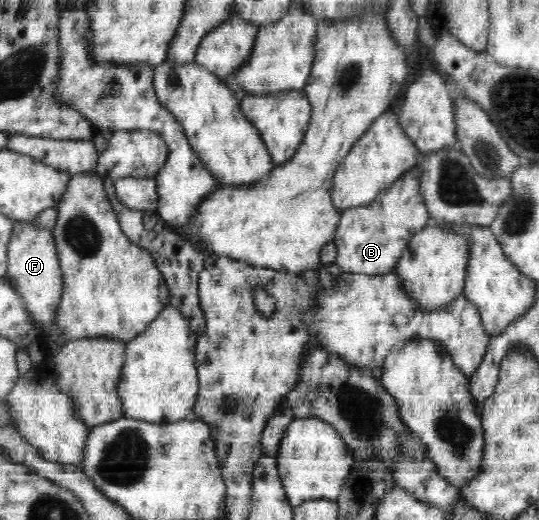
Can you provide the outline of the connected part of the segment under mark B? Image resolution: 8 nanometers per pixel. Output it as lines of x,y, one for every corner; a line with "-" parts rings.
416,166
381,192
372,204
342,212
333,242
337,248
335,263
344,272
364,275
393,272
410,238
431,223
428,207
420,194
420,176
421,171

